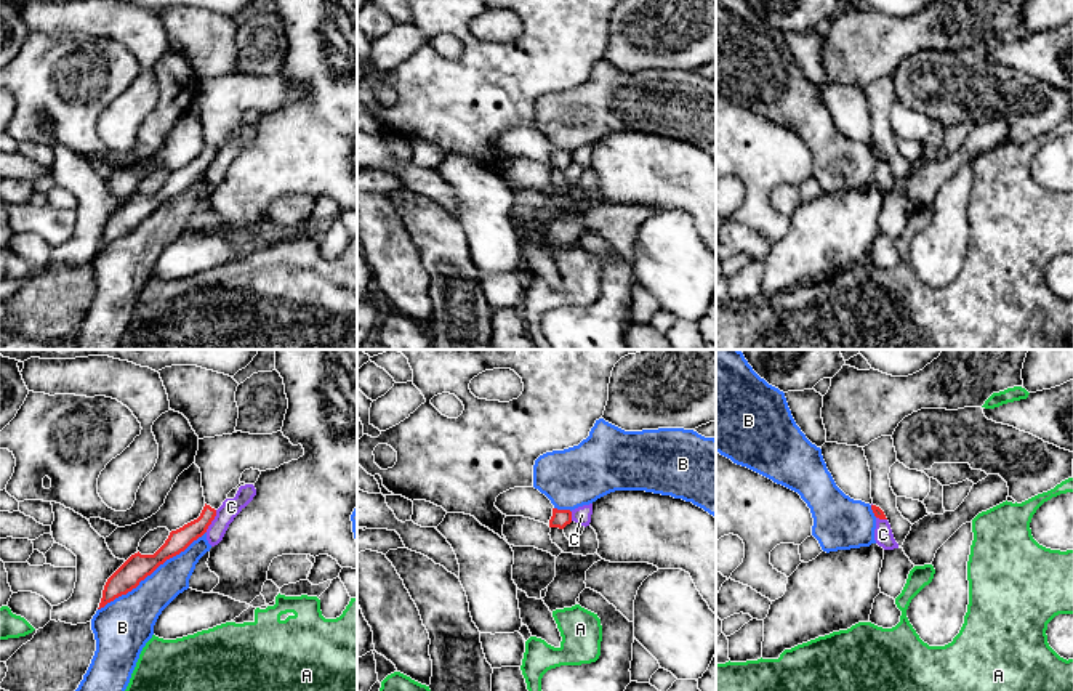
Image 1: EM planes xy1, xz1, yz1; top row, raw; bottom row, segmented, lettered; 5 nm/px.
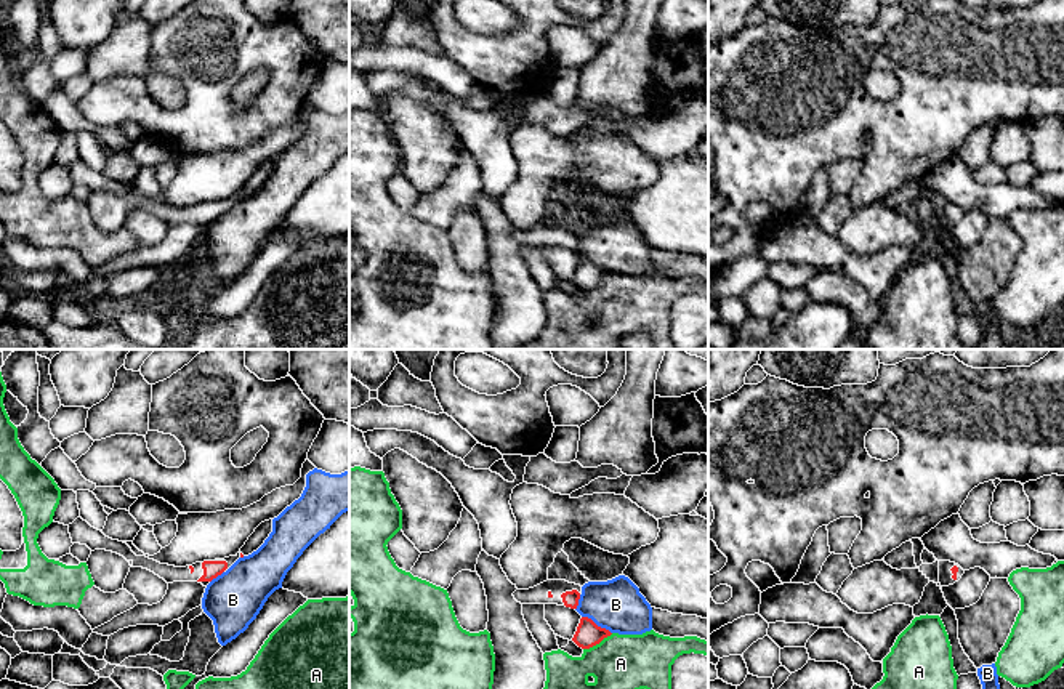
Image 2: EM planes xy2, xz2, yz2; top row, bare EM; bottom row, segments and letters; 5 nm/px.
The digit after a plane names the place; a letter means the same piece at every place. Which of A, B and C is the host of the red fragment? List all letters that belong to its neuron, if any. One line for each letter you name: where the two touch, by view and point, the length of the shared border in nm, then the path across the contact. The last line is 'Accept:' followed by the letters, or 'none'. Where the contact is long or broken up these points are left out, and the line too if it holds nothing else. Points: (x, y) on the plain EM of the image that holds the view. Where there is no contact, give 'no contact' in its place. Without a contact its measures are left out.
Accept: none

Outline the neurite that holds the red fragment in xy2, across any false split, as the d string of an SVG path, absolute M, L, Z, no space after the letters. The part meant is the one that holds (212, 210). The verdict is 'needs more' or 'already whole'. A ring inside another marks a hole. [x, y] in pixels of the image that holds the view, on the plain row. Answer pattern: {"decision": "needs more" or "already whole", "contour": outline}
{"decision": "needs more", "contour": "M77 159L72 165L69 165L69 175L72 184L87 186L91 192L106 191L117 194L127 202L131 202L133 208L147 210L163 220L167 224L199 223L207 228L213 220L226 213L239 199L244 199L242 194L237 194L236 197L229 197L224 200L195 203L186 208L175 208L160 205L146 197L136 197L127 184L106 178L101 171L91 168L82 159Z"}

